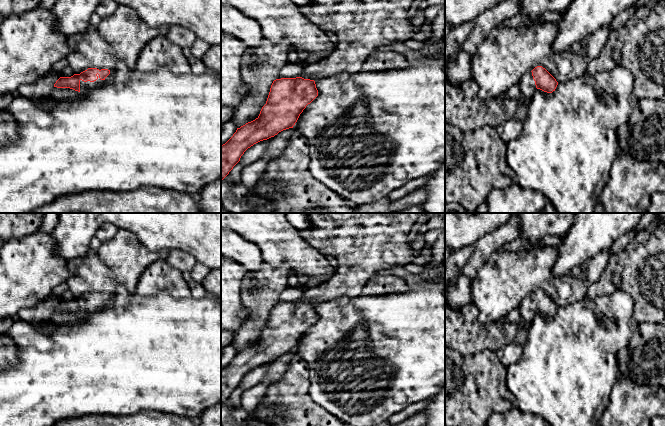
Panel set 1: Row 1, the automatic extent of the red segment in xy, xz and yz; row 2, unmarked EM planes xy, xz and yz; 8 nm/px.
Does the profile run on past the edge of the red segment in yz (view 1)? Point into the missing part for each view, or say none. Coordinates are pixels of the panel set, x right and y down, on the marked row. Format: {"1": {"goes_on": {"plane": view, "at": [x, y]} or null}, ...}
{"1": {"goes_on": {"plane": "yz", "at": [527, 86]}}}

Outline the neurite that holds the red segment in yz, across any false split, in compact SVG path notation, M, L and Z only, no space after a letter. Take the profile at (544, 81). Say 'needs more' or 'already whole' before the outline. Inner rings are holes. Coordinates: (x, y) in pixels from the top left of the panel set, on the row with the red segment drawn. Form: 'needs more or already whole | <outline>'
needs more | M542 66L535 67L532 71L526 72L519 88L521 95L525 99L531 99L536 89L540 89L547 93L555 91L558 82L556 79Z

